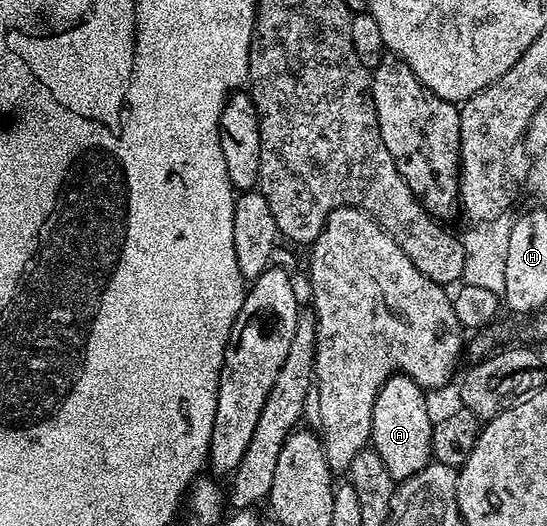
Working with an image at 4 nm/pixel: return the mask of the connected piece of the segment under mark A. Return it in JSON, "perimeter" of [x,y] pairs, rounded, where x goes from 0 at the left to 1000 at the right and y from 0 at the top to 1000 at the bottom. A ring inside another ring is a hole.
{"perimeter":[[[720,709],[700,728],[693,751],[686,759],[682,776],[682,829],[678,833],[678,852],[689,859],[693,873],[700,873],[700,888],[715,895],[720,911],[739,911],[773,895],[777,884],[786,882],[790,861],[790,812],[793,795],[784,795],[784,770],[777,764],[779,741],[759,730],[751,719],[737,715],[733,709]]]}

